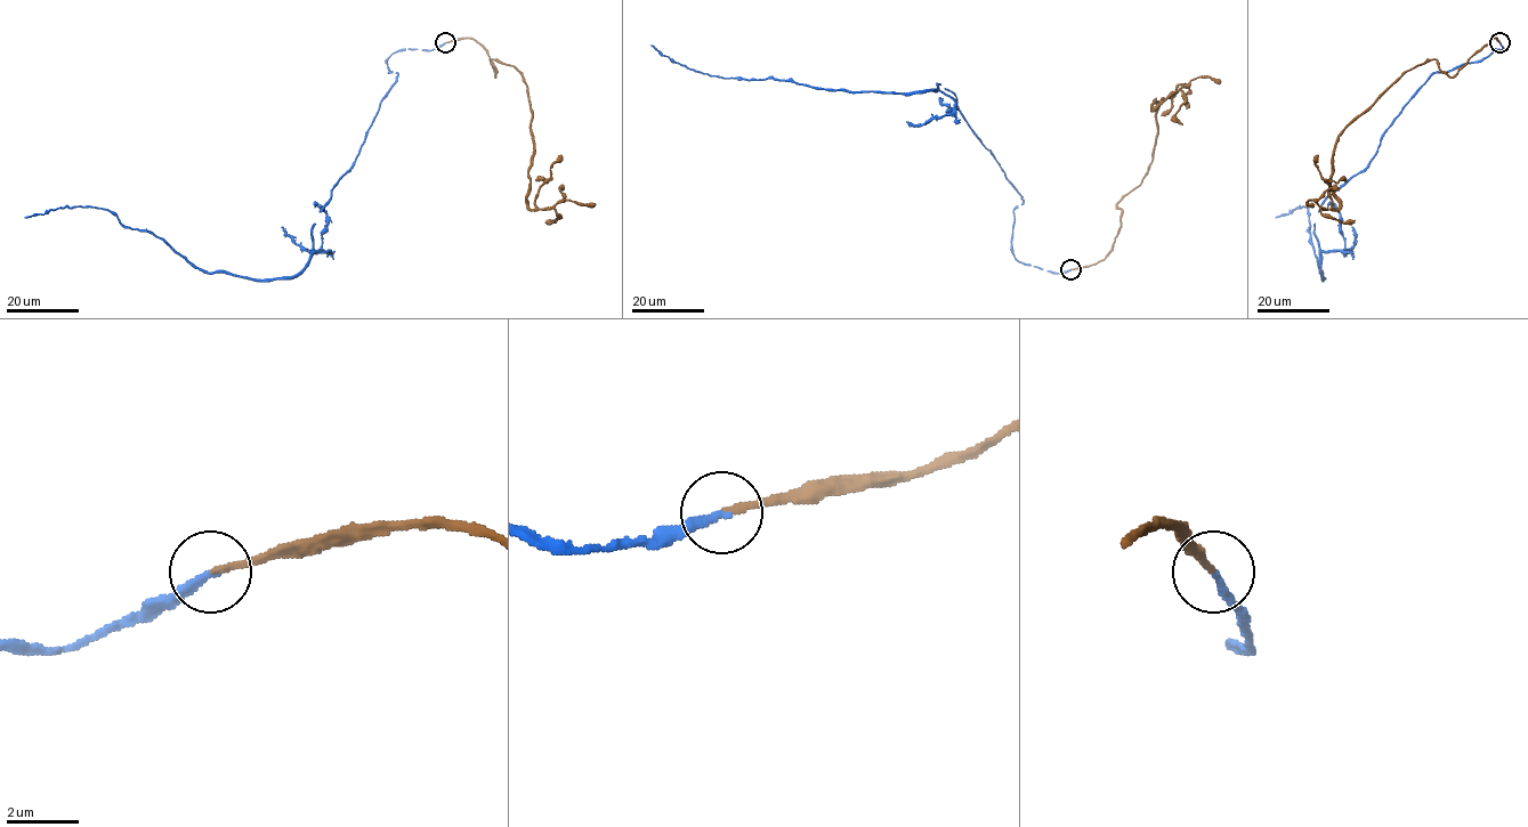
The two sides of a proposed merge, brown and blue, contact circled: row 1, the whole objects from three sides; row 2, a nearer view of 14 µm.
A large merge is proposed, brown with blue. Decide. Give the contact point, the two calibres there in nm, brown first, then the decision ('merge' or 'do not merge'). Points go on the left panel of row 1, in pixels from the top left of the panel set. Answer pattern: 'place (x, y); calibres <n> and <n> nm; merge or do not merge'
place (445, 42); calibres 150 and 200 nm; merge

